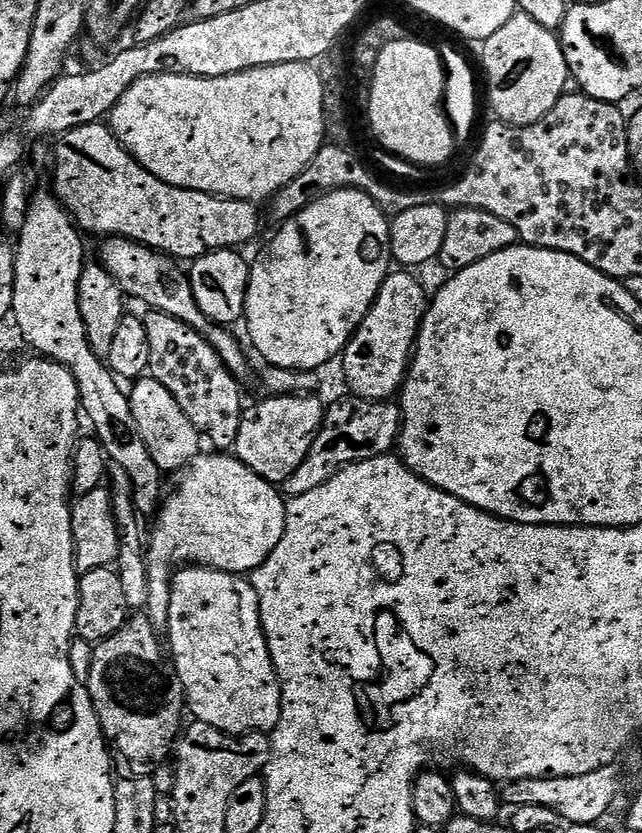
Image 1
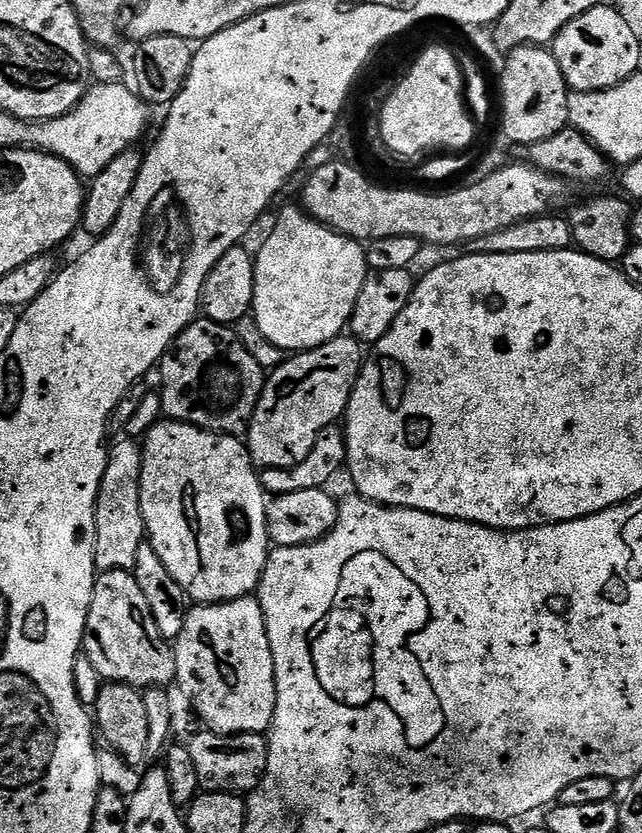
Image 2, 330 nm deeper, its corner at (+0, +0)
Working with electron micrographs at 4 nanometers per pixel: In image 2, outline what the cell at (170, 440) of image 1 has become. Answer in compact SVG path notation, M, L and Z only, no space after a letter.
M161 419L153 425L142 440L144 461L142 462L142 478L140 479L140 501L142 502L142 518L147 543L152 545L161 559L162 566L166 566L170 578L184 591L189 601L201 604L224 604L227 600L243 600L251 597L259 589L260 579L266 570L266 562L270 555L270 537L268 535L268 506L269 497L260 485L258 469L252 463L252 456L248 453L247 443L235 436L222 436L219 432L208 432L193 424L184 424L181 420Z

